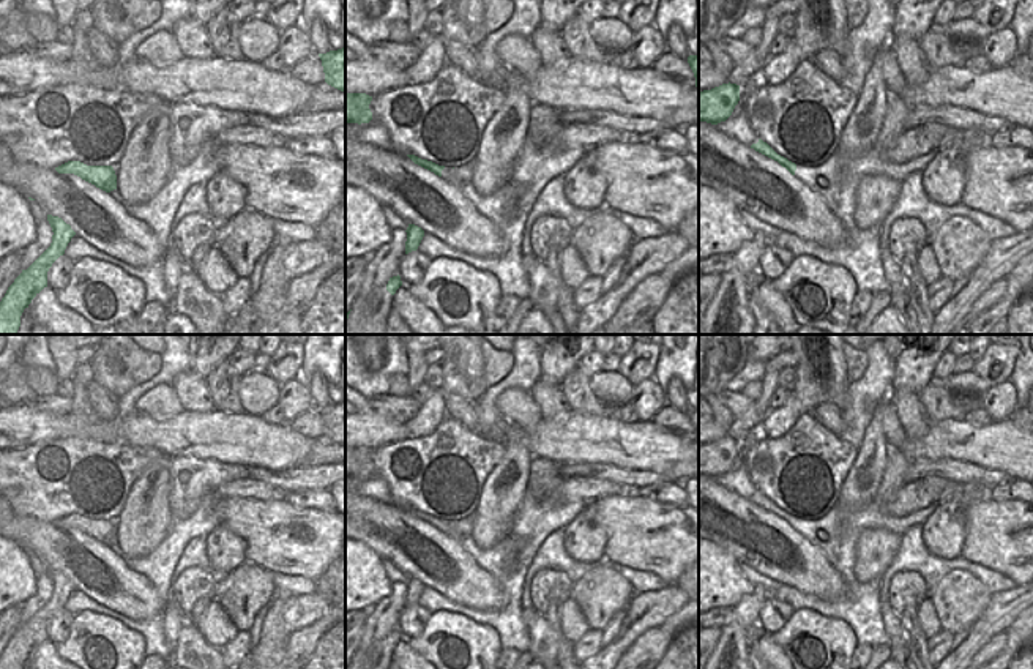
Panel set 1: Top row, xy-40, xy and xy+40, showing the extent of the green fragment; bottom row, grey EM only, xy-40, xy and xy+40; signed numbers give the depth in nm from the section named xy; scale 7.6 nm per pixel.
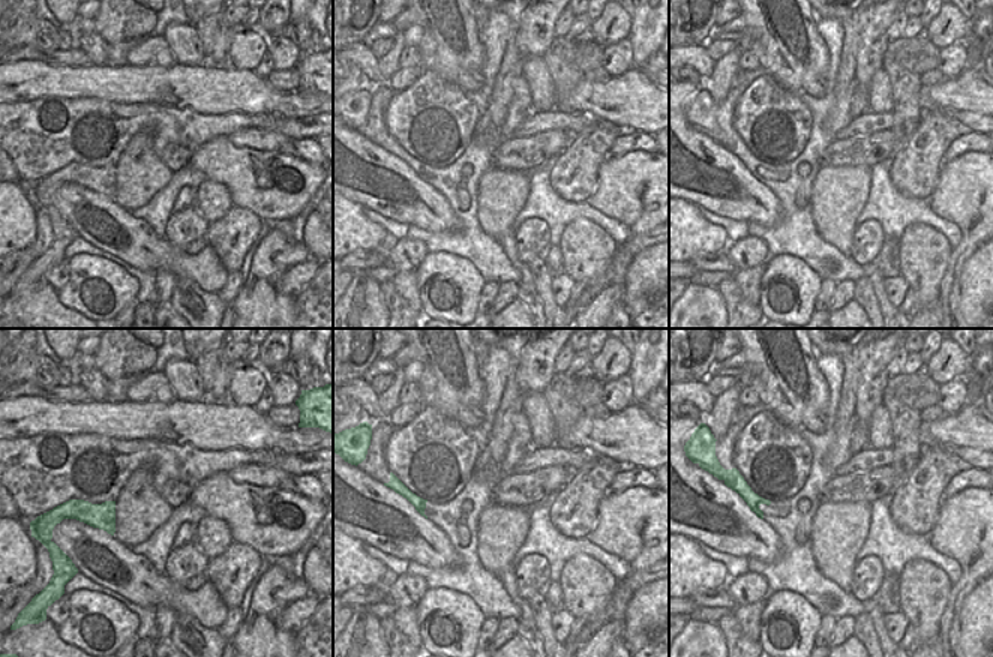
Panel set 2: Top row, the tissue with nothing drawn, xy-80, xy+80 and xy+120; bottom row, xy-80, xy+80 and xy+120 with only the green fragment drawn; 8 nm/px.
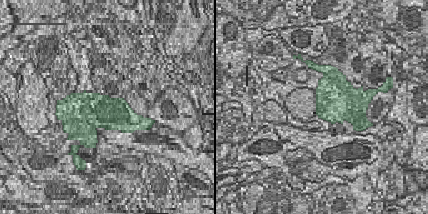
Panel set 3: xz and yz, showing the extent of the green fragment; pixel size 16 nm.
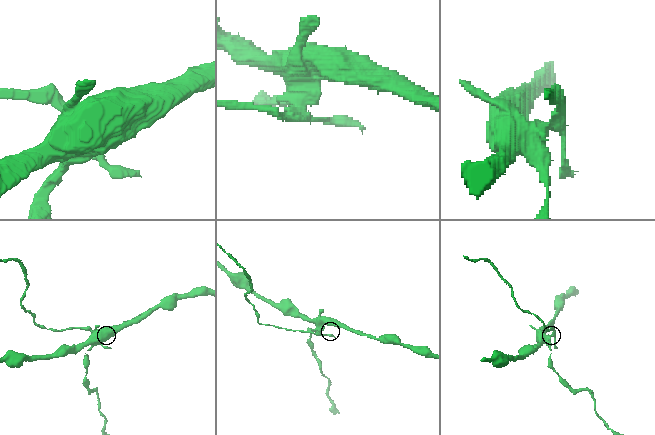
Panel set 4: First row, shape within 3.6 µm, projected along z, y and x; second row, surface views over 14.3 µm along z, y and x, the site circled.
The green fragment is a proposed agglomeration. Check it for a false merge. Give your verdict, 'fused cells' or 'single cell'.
fused cells

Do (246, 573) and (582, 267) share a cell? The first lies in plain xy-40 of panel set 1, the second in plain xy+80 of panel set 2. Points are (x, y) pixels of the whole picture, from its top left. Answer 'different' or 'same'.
same

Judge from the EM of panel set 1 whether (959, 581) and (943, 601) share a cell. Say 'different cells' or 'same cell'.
same cell

